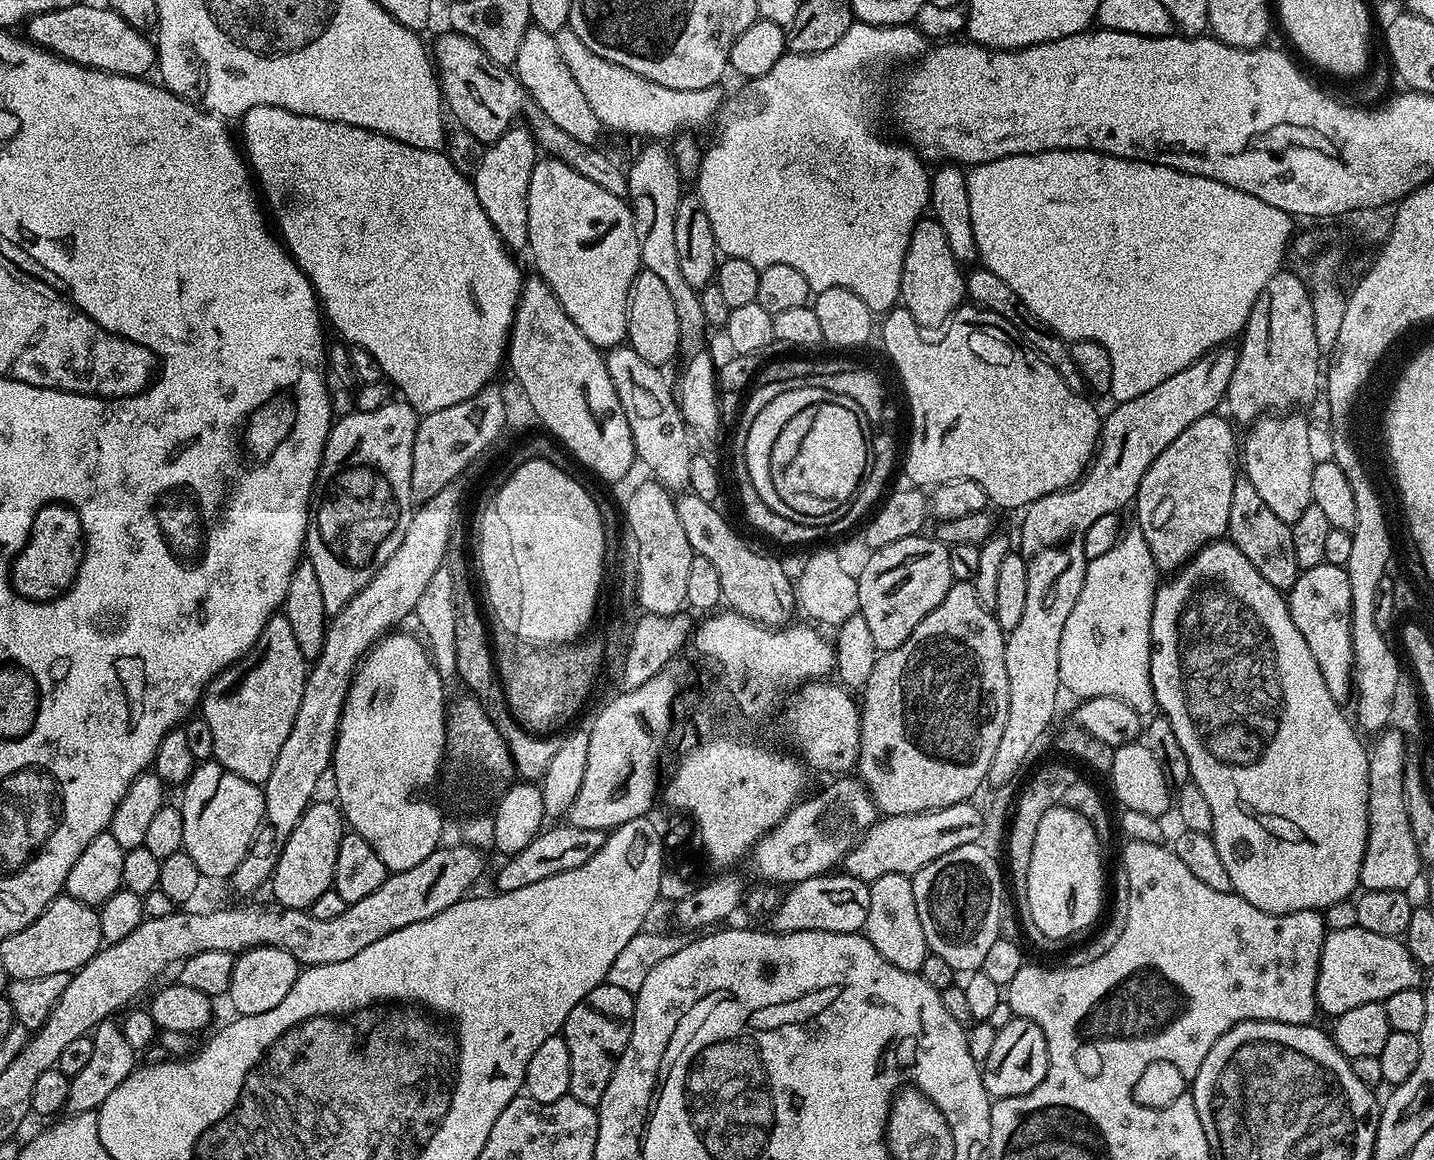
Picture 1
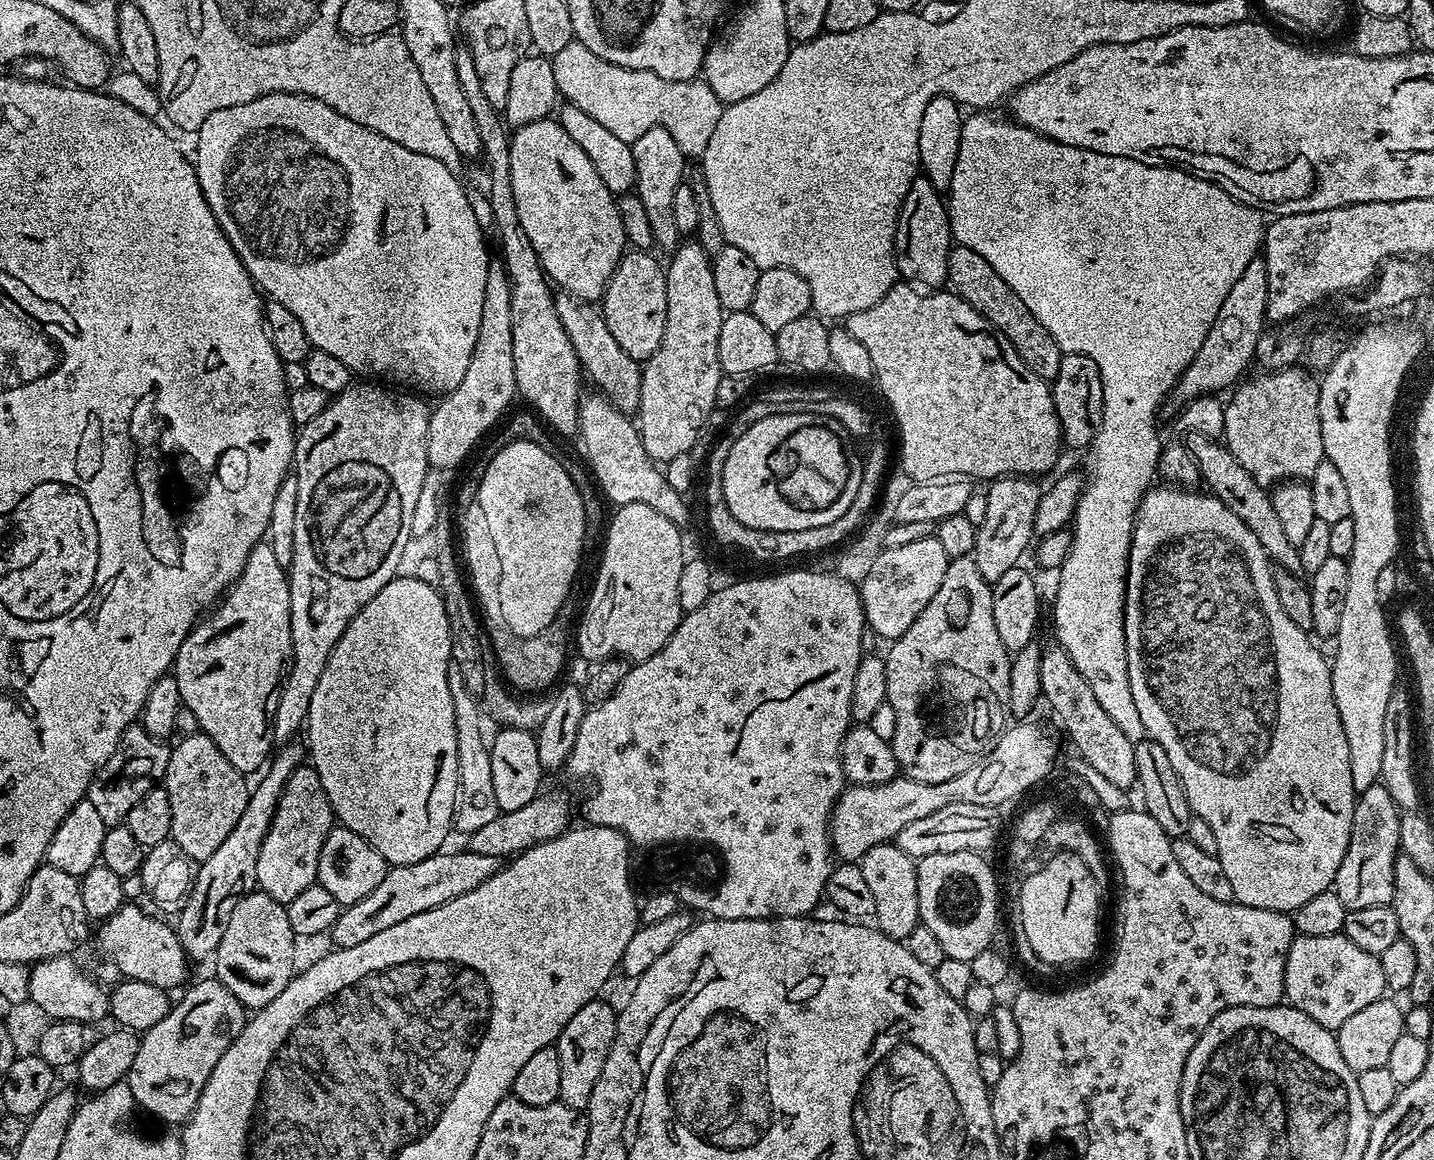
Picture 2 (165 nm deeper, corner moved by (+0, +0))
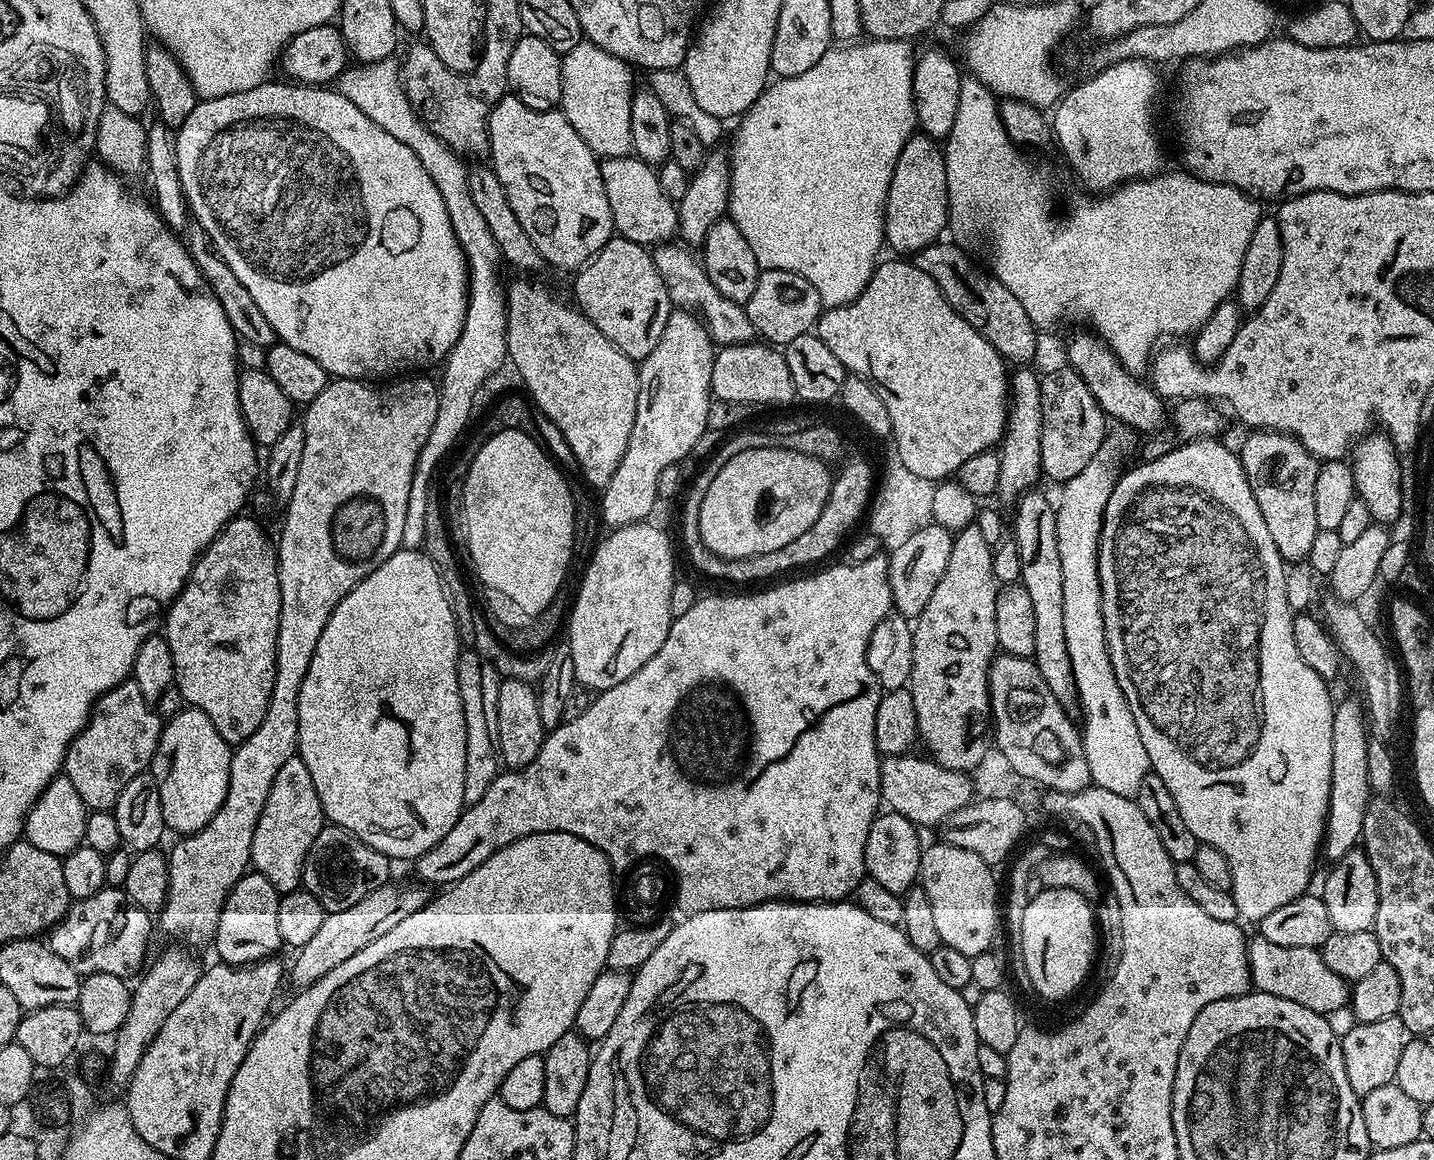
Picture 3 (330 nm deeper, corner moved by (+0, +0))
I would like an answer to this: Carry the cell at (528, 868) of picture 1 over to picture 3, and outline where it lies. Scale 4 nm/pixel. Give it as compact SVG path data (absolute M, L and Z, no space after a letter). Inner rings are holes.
M389 882L383 884L378 890L366 894L366 898L362 898L362 902L354 902L354 906L350 906L346 910L327 913L321 928L314 933L314 938L310 938L310 942L306 942L306 946L298 949L295 953L296 961L290 964L290 980L292 976L293 989L308 988L314 982L318 982L318 978L330 974L330 970L334 970L334 966L342 966L342 962L346 962L346 958L354 958L354 954L358 954L358 950L370 946L370 942L374 942L378 938L382 938L382 934L394 930L394 926L398 926L398 922L403 922L406 918L410 918L410 914L425 908L430 899L429 889L423 883L415 883Z

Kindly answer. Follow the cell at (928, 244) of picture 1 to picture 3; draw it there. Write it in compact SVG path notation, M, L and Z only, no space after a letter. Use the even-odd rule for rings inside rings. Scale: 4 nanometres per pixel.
M913 134L902 146L884 203L884 239L896 254L915 254L937 243L949 227L946 162L941 145L923 134Z

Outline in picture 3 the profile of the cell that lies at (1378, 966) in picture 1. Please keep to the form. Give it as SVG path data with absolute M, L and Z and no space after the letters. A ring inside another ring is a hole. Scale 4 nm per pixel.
M1256 934L1248 941L1248 965L1255 991L1274 994L1278 998L1290 998L1306 1010L1333 1014L1350 1000L1349 981L1343 980L1330 966L1326 966L1323 955L1317 949L1306 946L1276 946L1262 935Z

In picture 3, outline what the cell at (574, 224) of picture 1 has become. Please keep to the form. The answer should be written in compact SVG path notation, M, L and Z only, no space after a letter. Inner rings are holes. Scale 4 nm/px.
M511 94L504 95L490 114L488 142L490 145L490 166L498 174L498 182L502 182L502 186L506 190L506 198L510 198L510 206L514 210L514 215L517 216L518 222L522 222L522 230L526 230L526 234L530 234L534 246L538 246L544 261L551 267L553 264L556 268L572 268L571 270L583 268L592 257L598 254L598 250L602 250L602 246L606 246L606 242L611 240L614 235L610 202L606 202L606 186L602 186L600 160L596 153L590 150L590 146L586 146L586 142L582 142L578 130L574 130L574 126L570 126L570 122L564 116L563 111L535 112L530 110L530 106L526 106L519 98Z

